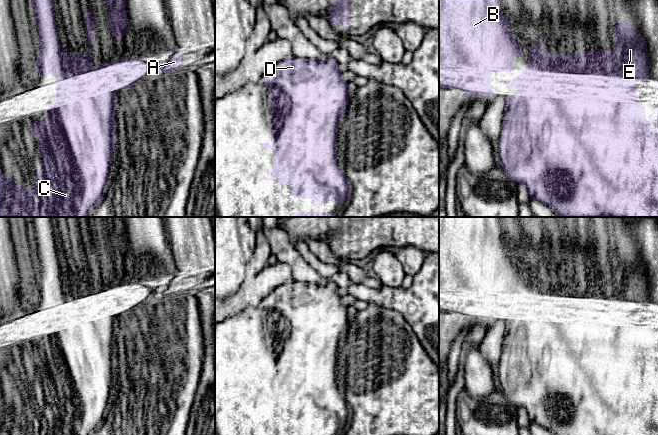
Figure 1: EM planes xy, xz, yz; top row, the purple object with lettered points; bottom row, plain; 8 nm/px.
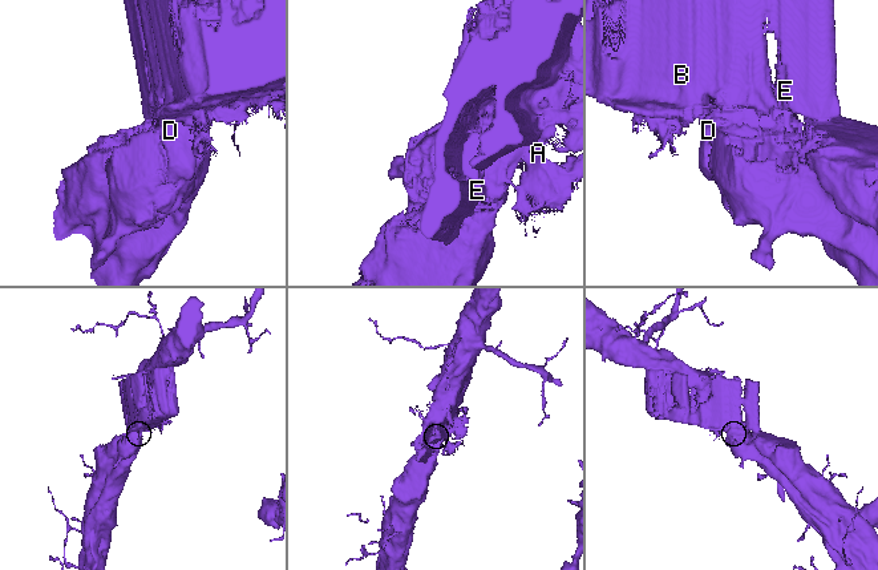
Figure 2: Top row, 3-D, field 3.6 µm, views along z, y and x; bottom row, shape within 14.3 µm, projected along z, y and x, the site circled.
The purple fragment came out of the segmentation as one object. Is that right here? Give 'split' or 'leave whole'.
leave whole

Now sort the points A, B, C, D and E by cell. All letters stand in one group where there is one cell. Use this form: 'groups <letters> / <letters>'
groups A B C D E

